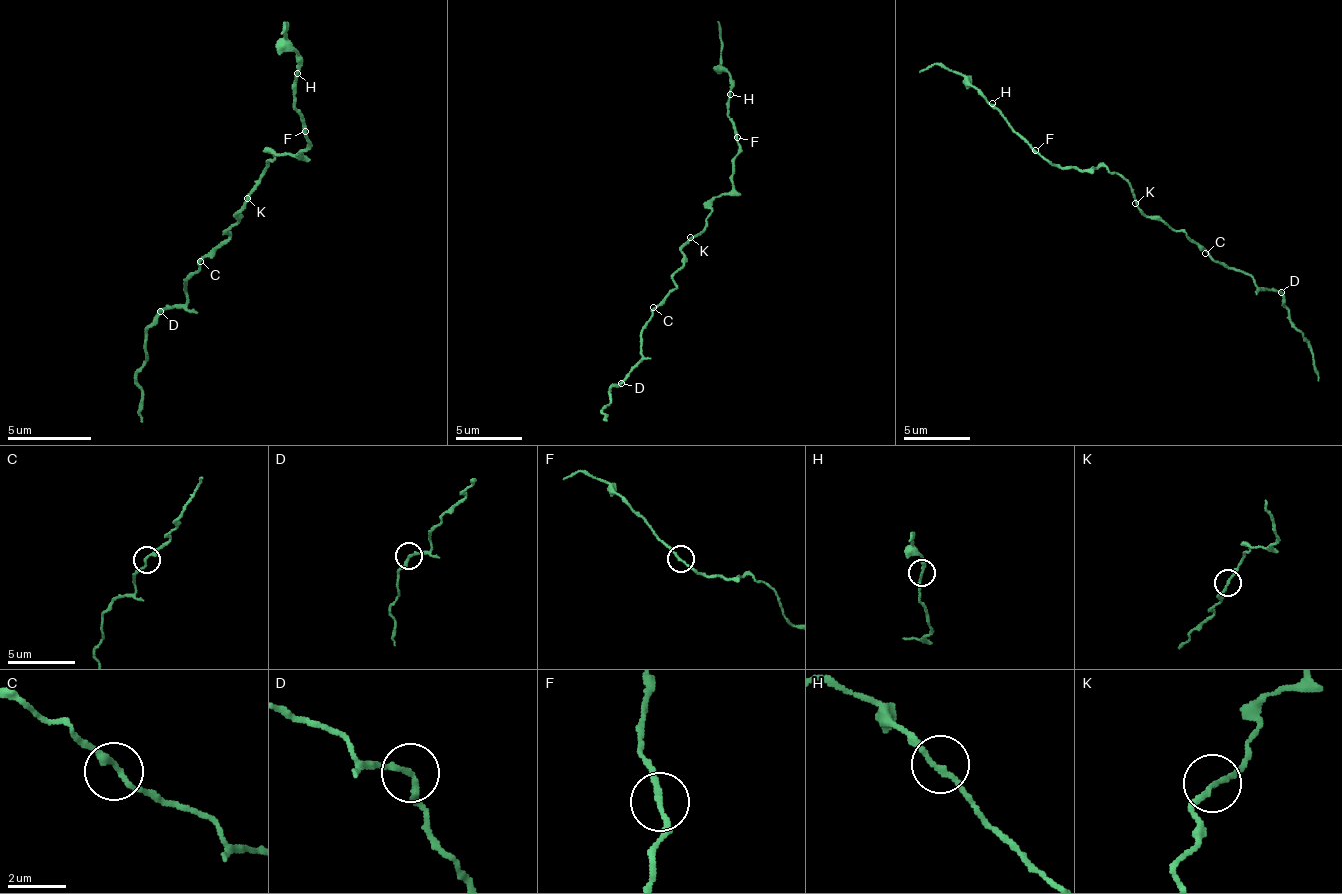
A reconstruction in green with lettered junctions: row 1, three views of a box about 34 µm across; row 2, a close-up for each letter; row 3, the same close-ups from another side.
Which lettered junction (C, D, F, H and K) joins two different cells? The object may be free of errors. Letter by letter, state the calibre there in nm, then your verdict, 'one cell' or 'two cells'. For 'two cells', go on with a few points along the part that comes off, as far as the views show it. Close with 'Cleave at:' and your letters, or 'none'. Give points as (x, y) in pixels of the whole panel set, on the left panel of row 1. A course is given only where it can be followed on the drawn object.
C: calibre 190 nm; one cell
D: calibre 200 nm; two cells; course (159, 312), (138, 383), (142, 420)
F: calibre 180 nm; one cell
H: calibre 180 nm; one cell
K: calibre 160 nm; one cell
Cleave at: D

